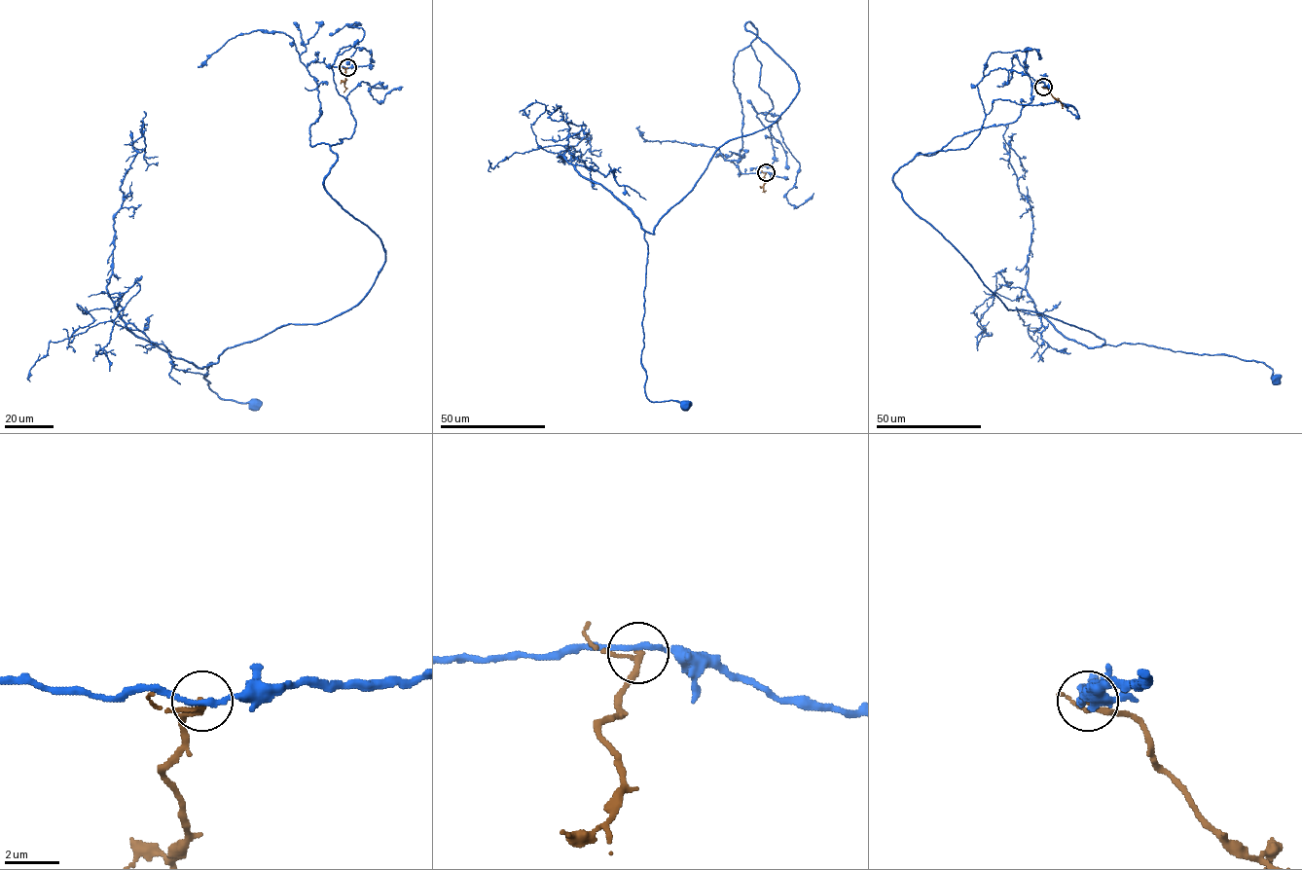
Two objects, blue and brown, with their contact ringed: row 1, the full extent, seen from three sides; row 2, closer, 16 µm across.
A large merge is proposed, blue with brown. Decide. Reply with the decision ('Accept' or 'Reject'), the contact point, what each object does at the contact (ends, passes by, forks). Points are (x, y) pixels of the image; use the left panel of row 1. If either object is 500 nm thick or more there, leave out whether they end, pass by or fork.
Reject. Place: (347, 67). At the ring blue passes by. At the ring brown passes by

